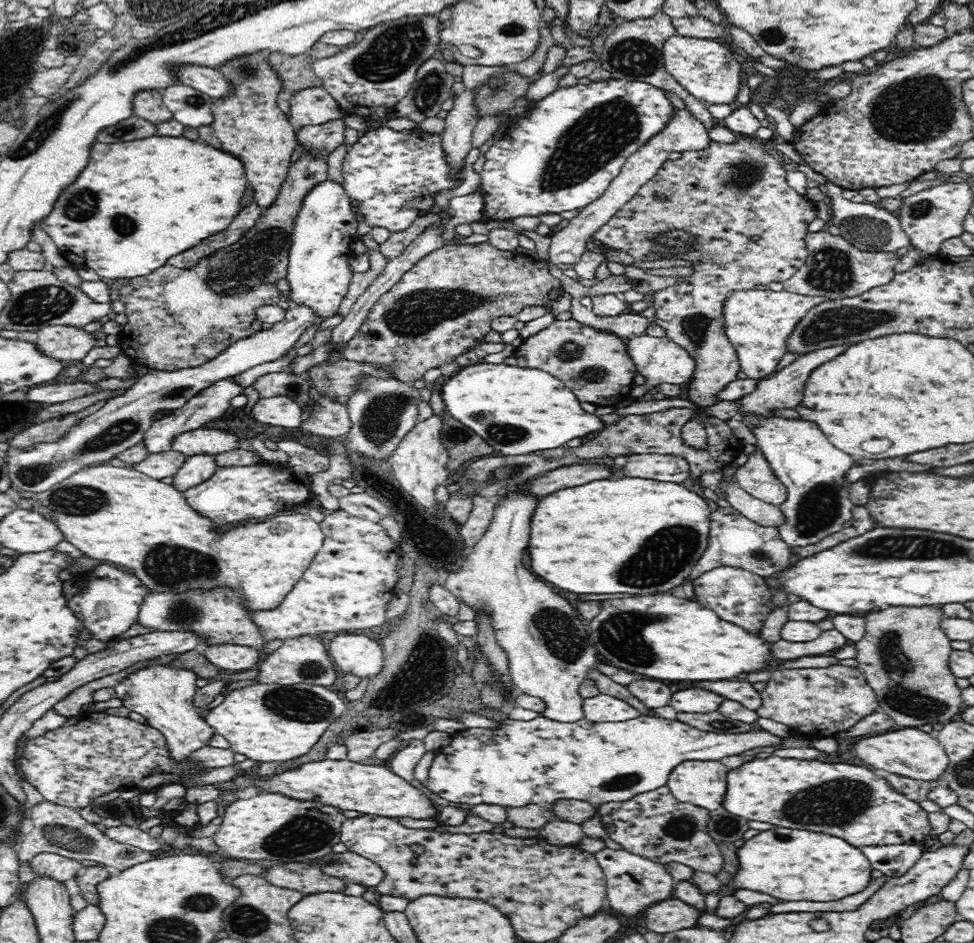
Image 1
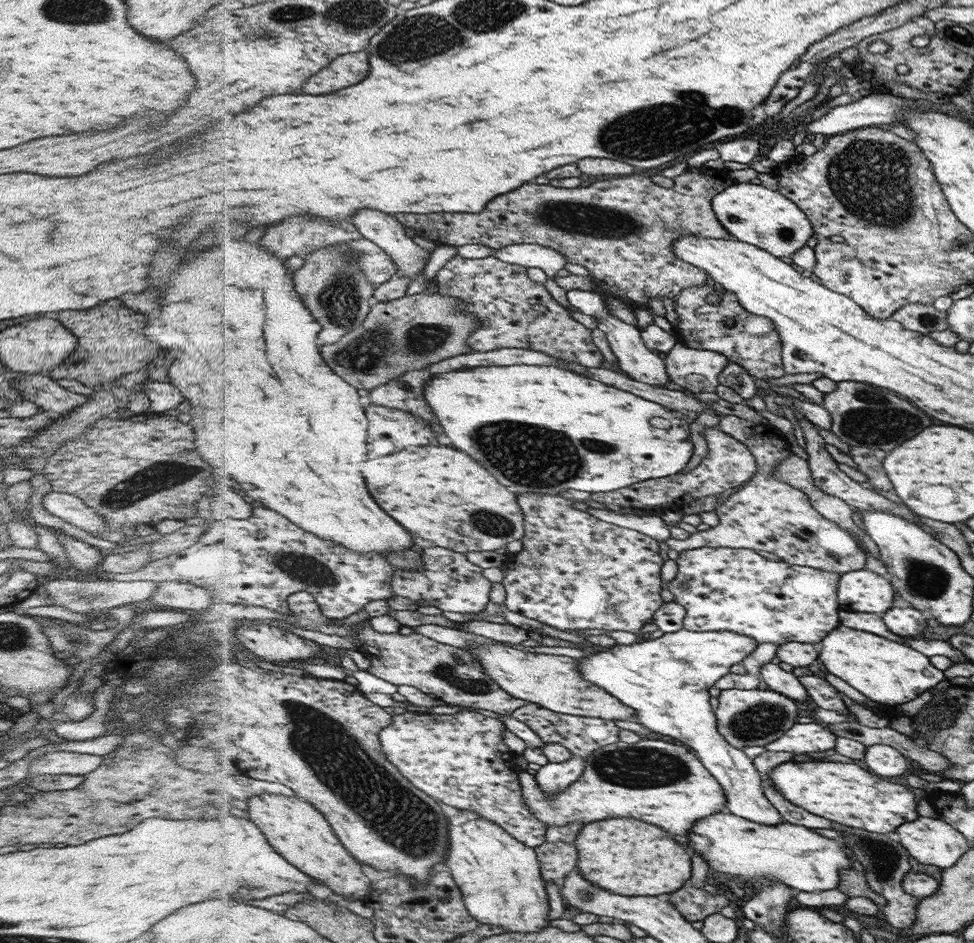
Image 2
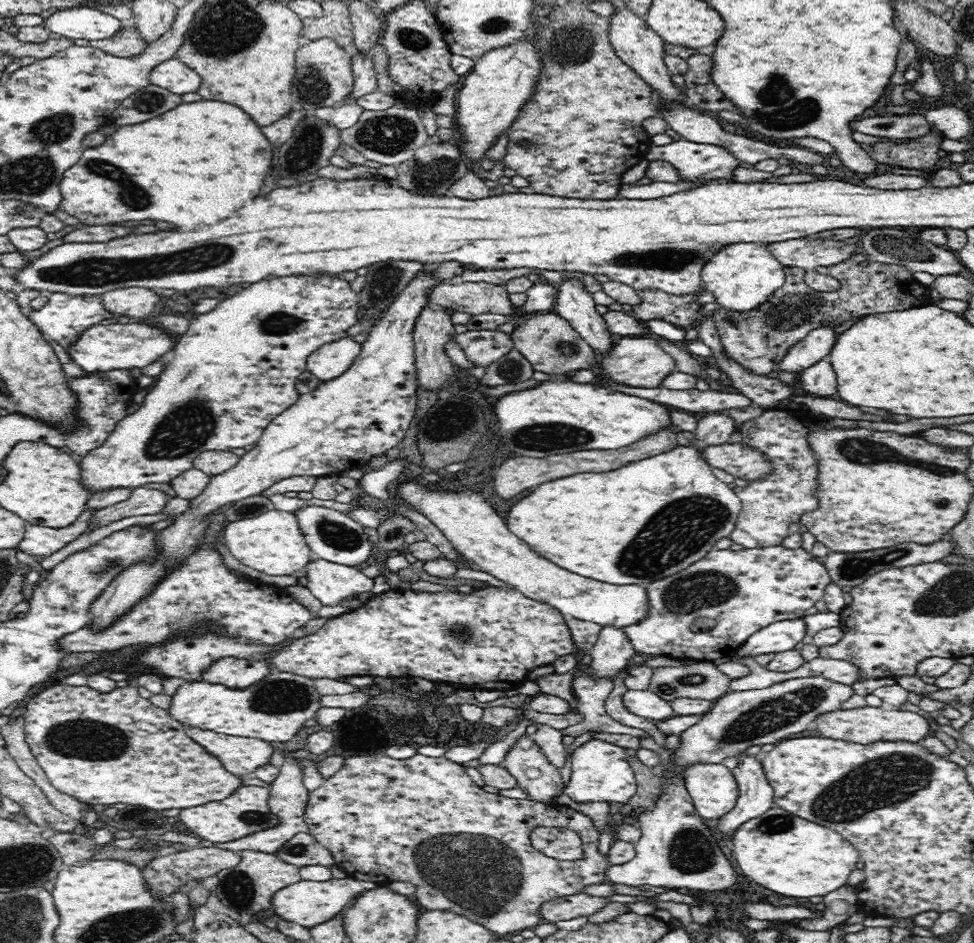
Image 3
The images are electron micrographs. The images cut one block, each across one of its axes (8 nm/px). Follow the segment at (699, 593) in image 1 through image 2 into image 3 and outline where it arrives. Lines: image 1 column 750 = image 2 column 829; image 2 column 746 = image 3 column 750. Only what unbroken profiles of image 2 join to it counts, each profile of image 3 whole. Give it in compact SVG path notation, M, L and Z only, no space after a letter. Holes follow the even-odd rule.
M778 545L752 549L744 548L739 551L732 551L730 548L723 550L714 548L710 550L704 558L698 559L698 562L690 564L690 566L687 566L684 570L678 571L676 574L671 574L666 578L655 579L654 582L647 583L645 586L647 594L647 610L645 611L645 618L638 619L624 629L625 633L628 634L629 639L633 643L634 650L639 654L670 656L680 658L680 660L713 661L722 656L734 655L751 634L758 632L758 630L773 622L793 618L804 619L806 610L812 608L818 600L823 598L826 586L828 586L830 582L831 578L825 565L818 562L818 560L814 558L814 555L807 552L803 547L791 549L784 547L784 545Z

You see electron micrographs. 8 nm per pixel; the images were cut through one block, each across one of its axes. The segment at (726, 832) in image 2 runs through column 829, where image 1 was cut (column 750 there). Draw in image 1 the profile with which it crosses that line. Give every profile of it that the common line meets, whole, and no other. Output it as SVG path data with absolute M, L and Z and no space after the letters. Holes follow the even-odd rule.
M775 826L775 828L770 830L759 831L754 837L745 841L740 848L737 848L737 857L740 866L738 866L734 880L728 886L723 886L718 894L712 894L712 892L705 894L705 904L707 907L705 913L715 914L719 901L724 896L733 895L738 888L764 892L764 894L770 894L770 896L780 898L780 900L828 902L828 900L840 900L844 896L862 892L866 886L869 886L872 880L872 865L870 865L870 861L859 848L850 846L842 838L828 836L828 834L820 834L820 832L808 832L808 830L796 830Z

